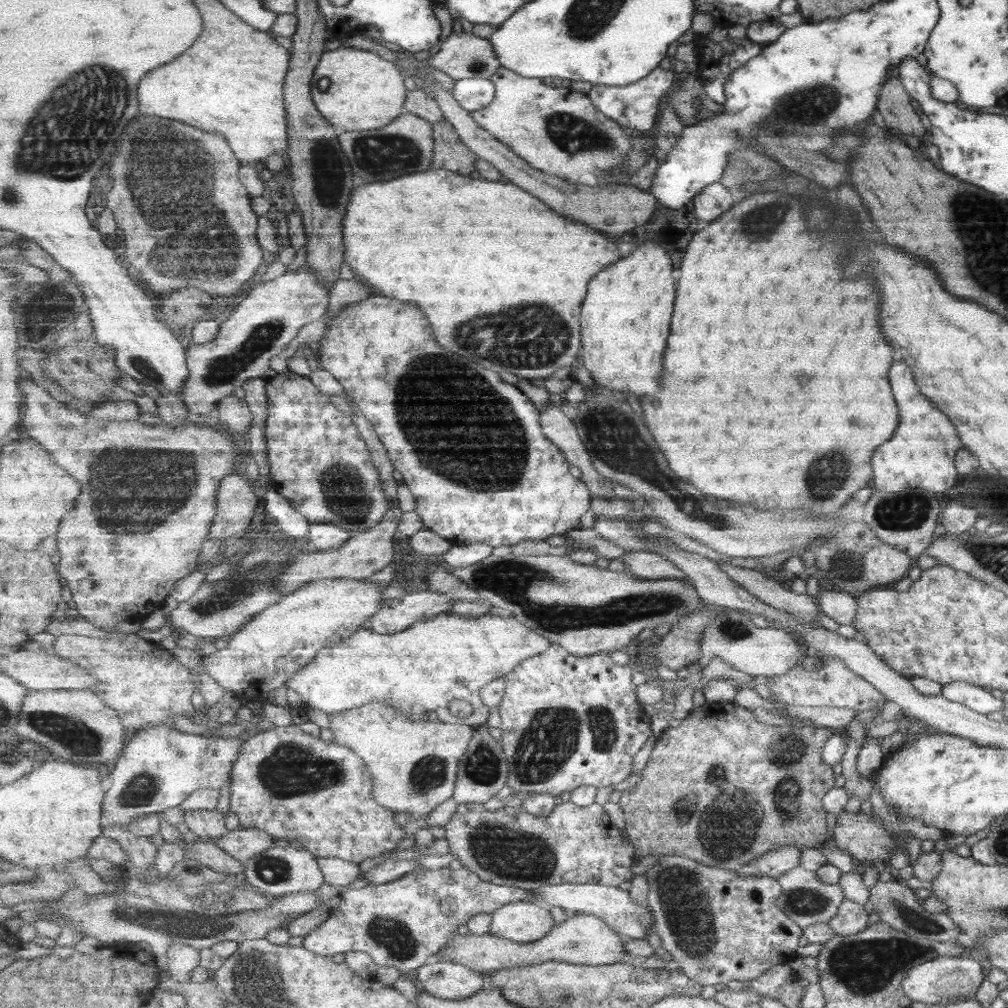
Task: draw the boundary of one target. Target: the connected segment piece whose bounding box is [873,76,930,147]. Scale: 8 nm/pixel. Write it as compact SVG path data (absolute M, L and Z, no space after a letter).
M888 78L878 93L874 123L890 127L900 134L917 136L923 147L928 145L929 133L922 123L922 115L910 103L913 98L906 92L900 79Z

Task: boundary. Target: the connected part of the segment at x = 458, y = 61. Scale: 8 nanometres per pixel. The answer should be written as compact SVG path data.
M452 31L444 40L440 51L431 60L436 69L445 72L456 81L480 77L490 80L502 68L502 60L491 39L474 35L473 32L463 31L457 34Z

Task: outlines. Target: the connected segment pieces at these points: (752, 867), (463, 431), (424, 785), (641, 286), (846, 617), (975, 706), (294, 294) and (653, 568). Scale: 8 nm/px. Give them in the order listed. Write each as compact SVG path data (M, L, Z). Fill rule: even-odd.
M782 846L772 852L766 852L761 857L754 858L748 865L736 869L736 874L742 878L748 876L770 876L777 879L778 876L796 868L800 864L800 851L798 846Z
M374 296L368 300L356 302L348 308L344 308L344 312L338 314L336 318L330 318L327 321L326 336L320 343L322 368L329 370L345 386L362 412L374 422L395 467L404 476L403 481L416 494L418 514L428 529L437 531L438 534L449 538L455 544L464 542L472 544L483 541L496 548L506 545L513 547L520 544L520 541L548 540L550 536L556 536L556 534L568 536L571 530L580 528L582 518L590 512L592 500L596 496L582 478L576 478L570 472L569 458L562 452L561 447L545 433L541 420L542 409L534 404L534 400L520 386L514 386L514 384L502 380L498 372L494 372L486 366L480 366L470 358L462 360L458 356L458 360L454 360L456 354L450 350L444 350L434 340L432 324L424 318L424 314L420 312L420 308L416 304L406 304L400 300L386 298L386 296ZM490 426L492 426L492 432L496 434L496 444L490 444Z
M370 704L358 710L350 710L342 716L330 718L333 741L341 746L348 746L356 750L358 755L366 762L366 767L374 776L374 798L382 806L394 810L396 814L406 812L411 820L428 818L440 804L455 796L461 770L461 759L469 751L470 741L474 740L474 734L478 728L472 726L460 726L458 724L444 724L444 722L414 722L408 720L402 714L396 714L394 708L388 708L386 704Z
M646 240L643 244L619 262L604 270L590 284L590 298L586 298L584 306L584 342L583 360L590 370L596 385L609 390L656 394L660 392L662 372L664 372L664 352L668 348L668 338L672 330L674 306L676 306L676 276L674 276L674 258L658 240Z
M826 591L819 593L816 604L826 616L838 624L852 625L856 617L857 599L845 591Z
M962 680L944 685L941 695L951 702L958 702L986 716L994 712L1001 712L1005 708L1005 702L1000 698L994 698L982 687L973 686Z
M308 264L254 287L232 316L222 320L218 340L208 345L194 343L188 348L192 376L180 395L190 412L211 418L219 402L232 396L236 388L243 387L250 379L263 378L272 358L284 352L306 324L323 320L330 308L330 294Z
M628 551L623 560L630 566L631 573L640 578L648 580L680 578L691 582L690 575L680 565L676 565L658 551Z

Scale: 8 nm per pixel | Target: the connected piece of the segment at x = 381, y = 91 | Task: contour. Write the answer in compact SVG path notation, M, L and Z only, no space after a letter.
M342 47L327 50L313 80L313 96L326 118L340 131L370 131L388 126L406 112L409 90L398 63L376 52Z

